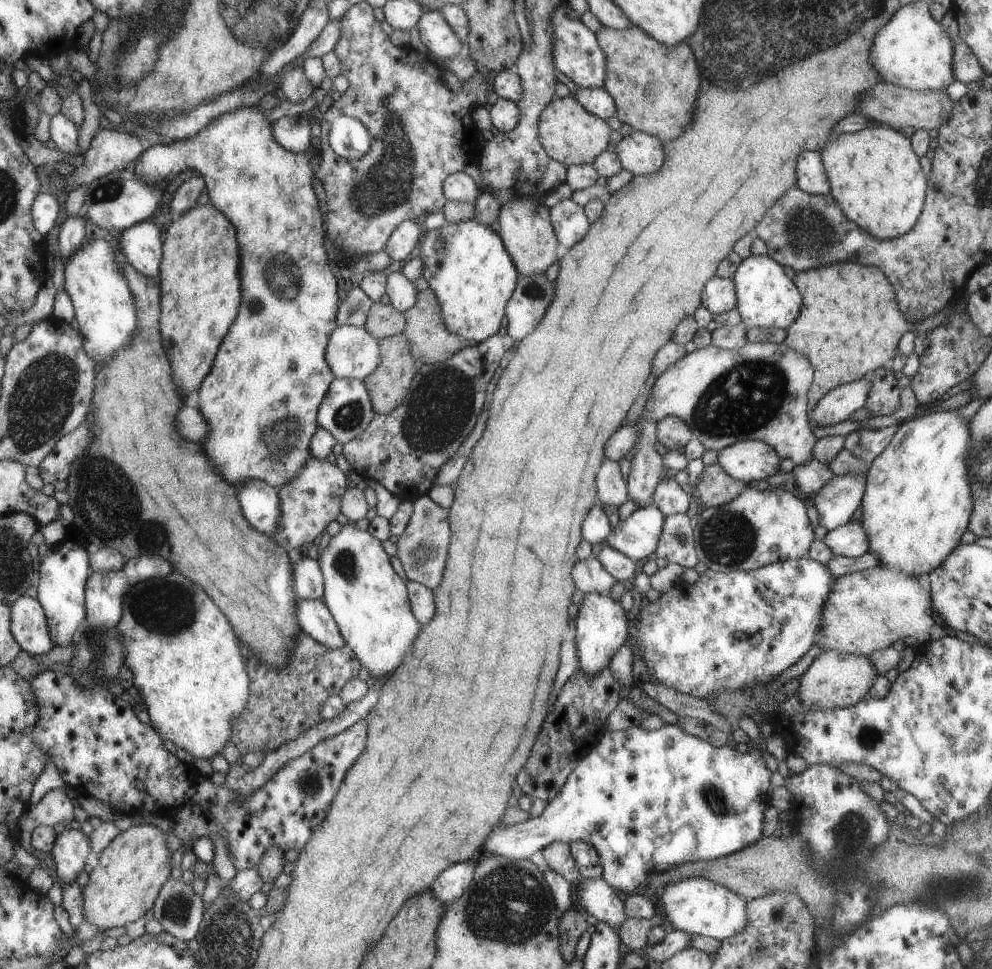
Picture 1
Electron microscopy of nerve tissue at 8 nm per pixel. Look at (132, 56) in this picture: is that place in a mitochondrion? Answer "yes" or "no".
yes

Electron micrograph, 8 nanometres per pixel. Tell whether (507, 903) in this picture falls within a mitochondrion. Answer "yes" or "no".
yes

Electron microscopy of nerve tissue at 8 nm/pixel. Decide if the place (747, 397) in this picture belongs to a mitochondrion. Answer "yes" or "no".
yes

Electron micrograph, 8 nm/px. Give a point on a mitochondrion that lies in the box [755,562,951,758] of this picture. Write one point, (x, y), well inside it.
(868, 737)

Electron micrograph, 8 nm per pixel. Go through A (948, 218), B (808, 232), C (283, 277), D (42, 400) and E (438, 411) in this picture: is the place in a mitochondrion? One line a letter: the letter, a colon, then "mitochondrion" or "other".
A: other
B: mitochondrion
C: mitochondrion
D: mitochondrion
E: mitochondrion

